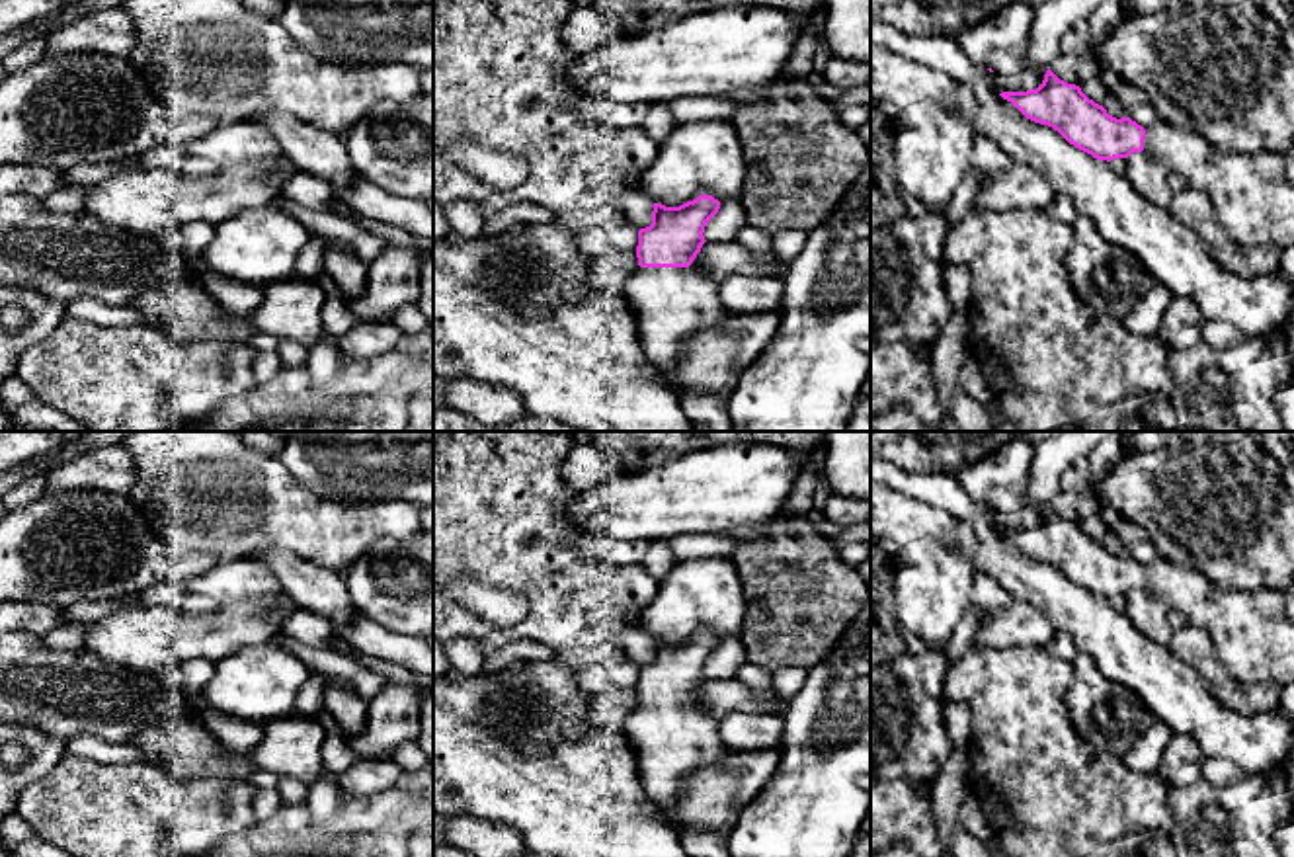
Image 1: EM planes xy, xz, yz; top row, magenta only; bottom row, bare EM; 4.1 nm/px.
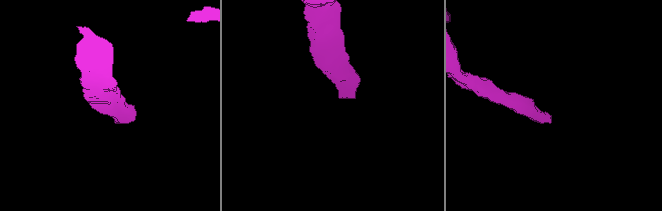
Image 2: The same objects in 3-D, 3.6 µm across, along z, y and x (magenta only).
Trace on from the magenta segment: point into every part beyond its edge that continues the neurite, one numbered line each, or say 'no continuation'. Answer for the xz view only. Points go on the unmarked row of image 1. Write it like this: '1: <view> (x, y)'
1: xz (668, 740)

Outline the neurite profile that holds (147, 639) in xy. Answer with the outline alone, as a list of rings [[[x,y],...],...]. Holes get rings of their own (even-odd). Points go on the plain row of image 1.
[[[279,590],[262,601],[232,601],[209,615],[183,615],[176,607],[129,607],[111,613],[86,631],[82,648],[103,662],[154,672],[180,668],[191,658],[211,662],[244,644],[263,644],[279,631],[271,611],[291,605]]]

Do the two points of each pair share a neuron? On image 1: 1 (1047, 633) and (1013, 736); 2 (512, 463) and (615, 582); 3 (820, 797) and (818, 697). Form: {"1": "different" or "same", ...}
{"1": "different", "2": "same", "3": "same"}

